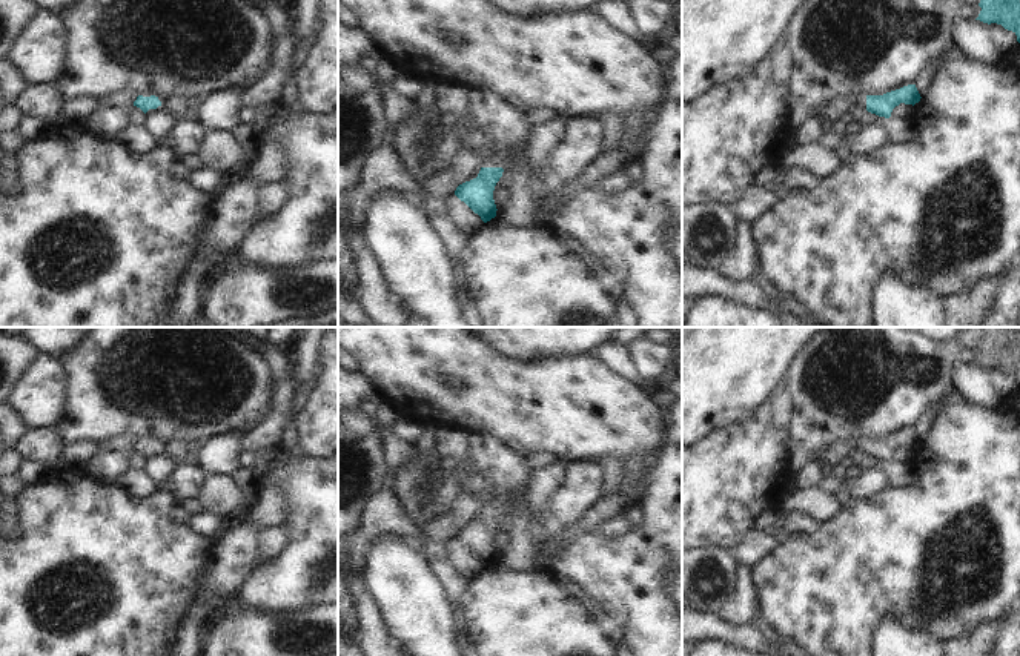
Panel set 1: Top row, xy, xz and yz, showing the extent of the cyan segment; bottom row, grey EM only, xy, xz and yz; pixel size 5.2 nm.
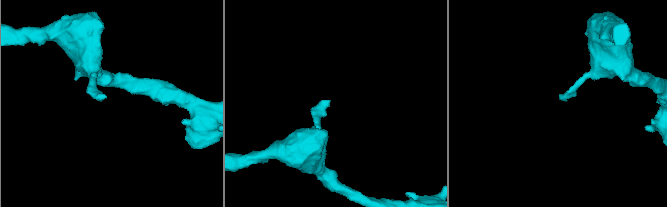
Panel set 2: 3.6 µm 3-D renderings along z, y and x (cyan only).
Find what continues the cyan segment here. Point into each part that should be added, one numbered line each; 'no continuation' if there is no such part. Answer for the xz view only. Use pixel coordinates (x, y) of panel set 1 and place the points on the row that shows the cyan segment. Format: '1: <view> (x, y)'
1: xz (495, 162)

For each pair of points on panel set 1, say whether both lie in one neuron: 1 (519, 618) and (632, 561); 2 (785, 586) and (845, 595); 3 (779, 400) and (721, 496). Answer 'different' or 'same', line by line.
1: different
2: same
3: same

